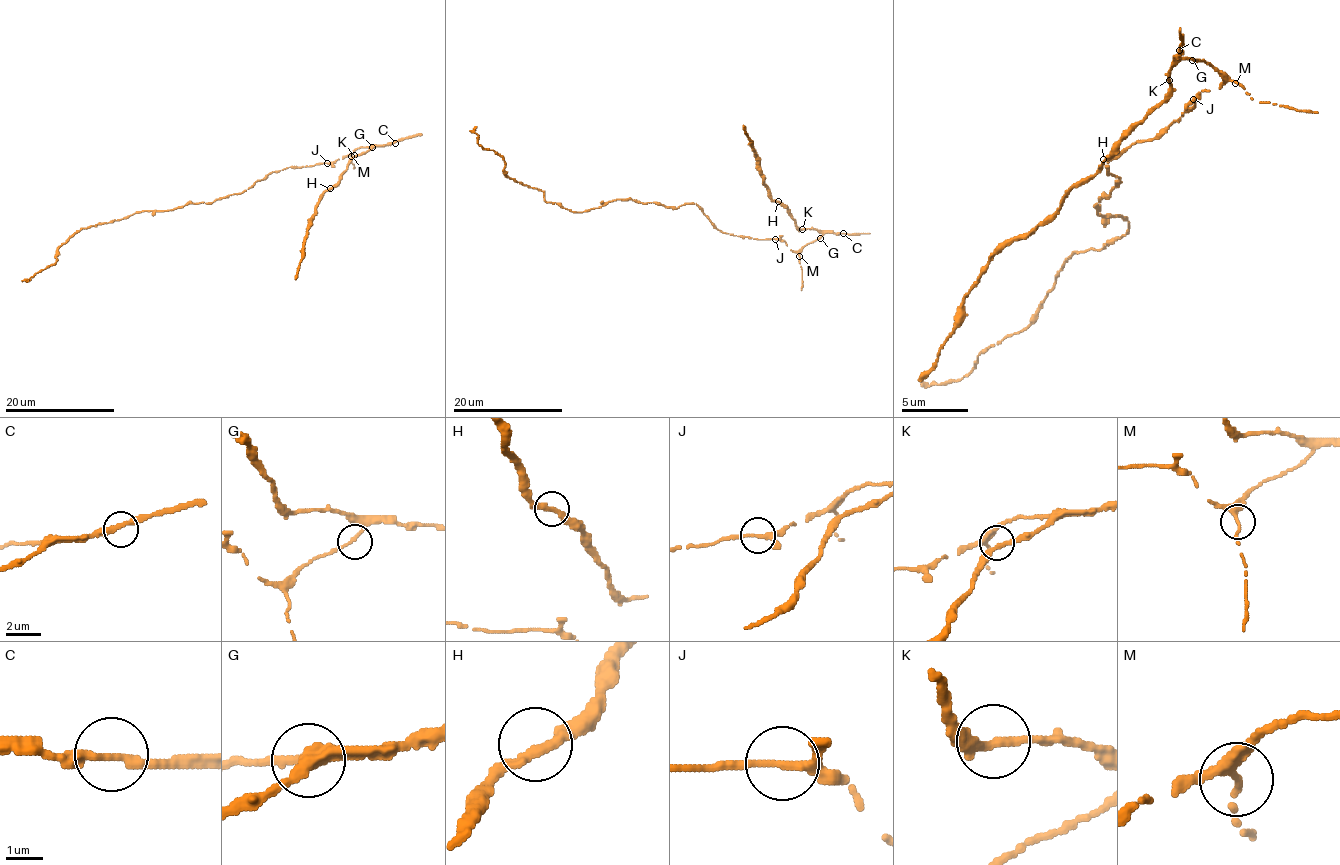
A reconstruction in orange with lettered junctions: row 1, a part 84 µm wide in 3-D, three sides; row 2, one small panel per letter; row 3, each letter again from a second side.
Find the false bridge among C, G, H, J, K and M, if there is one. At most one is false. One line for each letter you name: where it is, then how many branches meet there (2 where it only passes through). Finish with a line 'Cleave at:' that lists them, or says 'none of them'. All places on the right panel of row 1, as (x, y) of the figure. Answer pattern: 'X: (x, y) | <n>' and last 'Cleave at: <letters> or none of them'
Cleave at: none of them

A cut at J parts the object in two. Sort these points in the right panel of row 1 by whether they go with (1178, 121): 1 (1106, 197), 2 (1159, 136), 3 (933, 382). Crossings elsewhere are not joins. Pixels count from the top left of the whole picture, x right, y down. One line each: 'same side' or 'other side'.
1: same side
2: same side
3: same side

